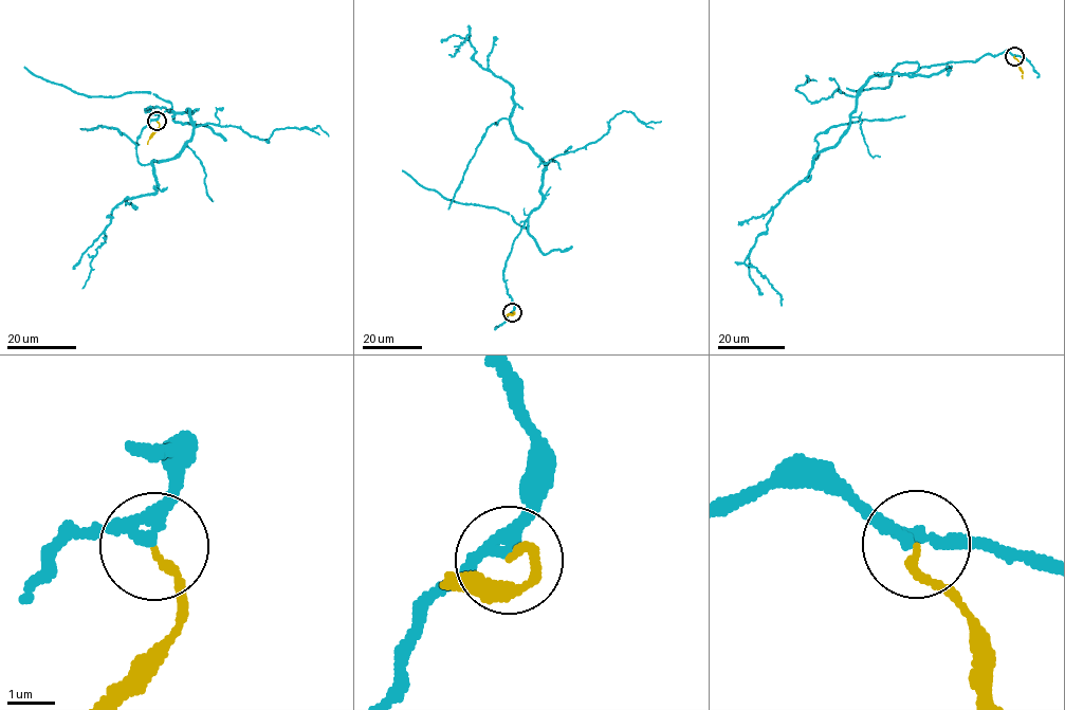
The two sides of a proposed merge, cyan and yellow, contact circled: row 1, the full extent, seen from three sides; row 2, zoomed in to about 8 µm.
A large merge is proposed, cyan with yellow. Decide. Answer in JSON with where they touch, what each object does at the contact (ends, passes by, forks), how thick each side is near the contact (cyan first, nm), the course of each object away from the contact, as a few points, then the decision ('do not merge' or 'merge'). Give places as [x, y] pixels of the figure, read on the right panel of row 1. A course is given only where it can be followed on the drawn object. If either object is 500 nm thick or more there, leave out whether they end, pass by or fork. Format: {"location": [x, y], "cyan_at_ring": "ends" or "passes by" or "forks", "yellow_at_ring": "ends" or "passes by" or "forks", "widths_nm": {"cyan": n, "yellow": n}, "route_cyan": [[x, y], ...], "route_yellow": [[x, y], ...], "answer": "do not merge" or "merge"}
{"location": [1014, 56], "cyan_at_ring": "passes by", "yellow_at_ring": "ends", "widths_nm": {"cyan": 240, "yellow": 150}, "route_cyan": [[1013, 56], [1003, 52], [870, 78], [857, 96], [850, 124], [784, 195], [745, 260], [768, 280], [781, 305]], "route_yellow": [[1014, 56], [1022, 78]], "answer": "merge"}

